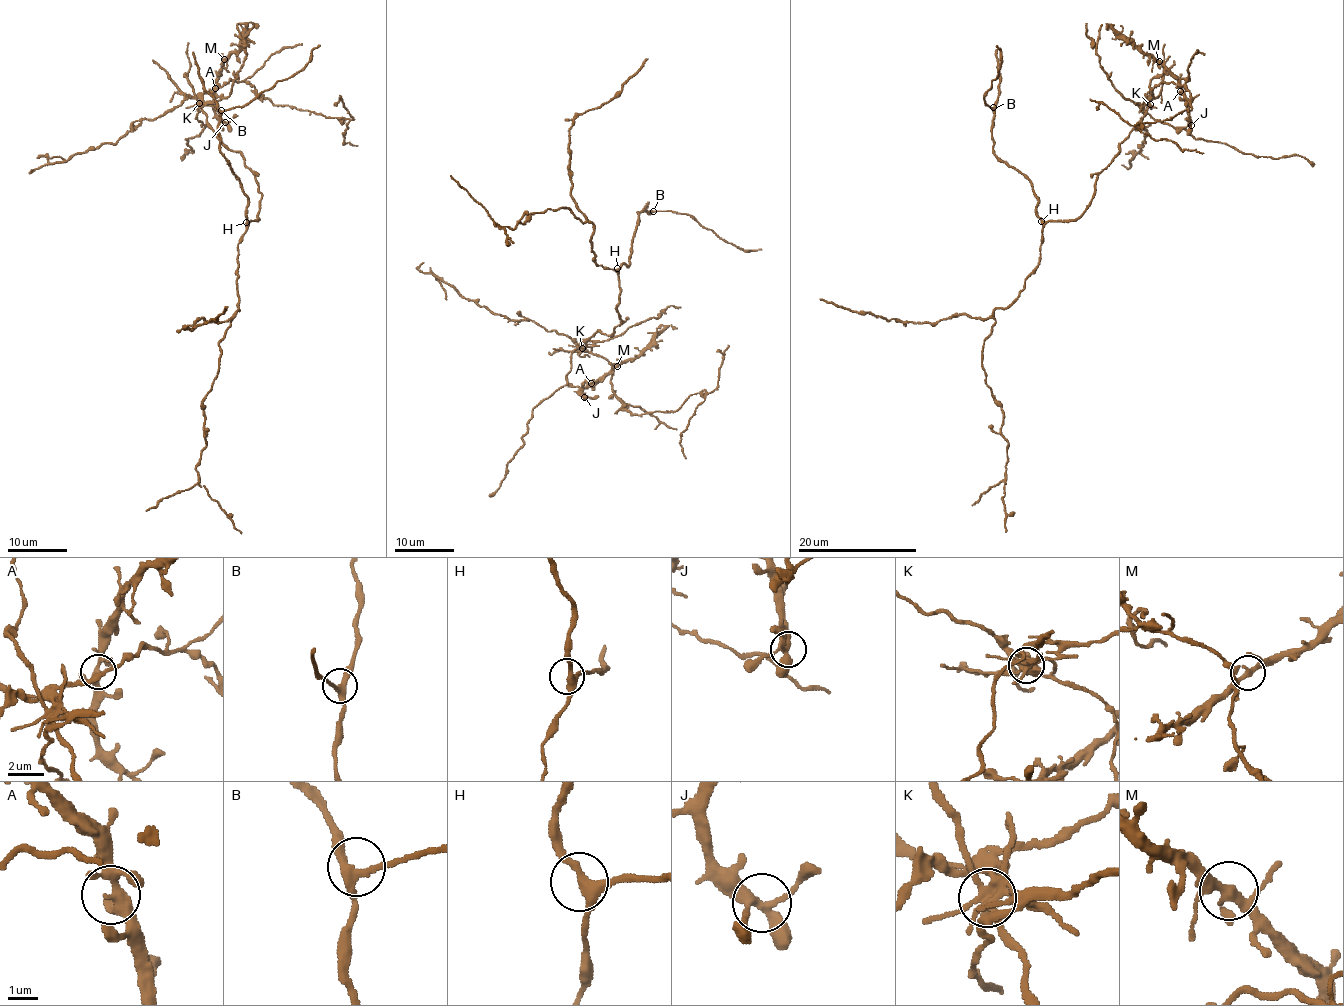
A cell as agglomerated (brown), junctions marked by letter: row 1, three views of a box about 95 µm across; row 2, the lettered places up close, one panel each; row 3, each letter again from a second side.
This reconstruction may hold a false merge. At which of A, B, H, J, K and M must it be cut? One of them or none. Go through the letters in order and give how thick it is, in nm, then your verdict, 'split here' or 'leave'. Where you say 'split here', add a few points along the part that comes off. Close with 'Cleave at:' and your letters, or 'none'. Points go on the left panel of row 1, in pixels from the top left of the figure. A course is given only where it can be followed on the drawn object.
A: 300 nm thick; leave
B: 280 nm thick; leave
H: 320 nm thick; leave
J: 360 nm thick; leave
K: 280 nm thick; split here; foreign part runs (198, 102), (202, 95), (227, 81), (245, 81), (274, 104), (344, 118), (348, 121), (342, 143), (358, 145)
M: 280 nm thick; leave
Cleave at: K

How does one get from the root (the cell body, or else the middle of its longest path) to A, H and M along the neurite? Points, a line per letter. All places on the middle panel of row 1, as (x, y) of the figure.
A: (619, 318), (624, 322), (611, 334), (597, 331), (582, 347), (611, 365), (613, 373), (611, 370), (591, 383)
H: (619, 318), (617, 308), (621, 287), (617, 268)
M: (619, 318), (624, 322), (611, 334), (597, 331), (582, 347), (609, 362), (612, 374), (617, 366)

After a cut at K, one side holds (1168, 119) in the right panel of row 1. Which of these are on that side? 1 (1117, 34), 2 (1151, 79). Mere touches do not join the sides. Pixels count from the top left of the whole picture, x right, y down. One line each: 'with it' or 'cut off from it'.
1: cut off from it
2: cut off from it

